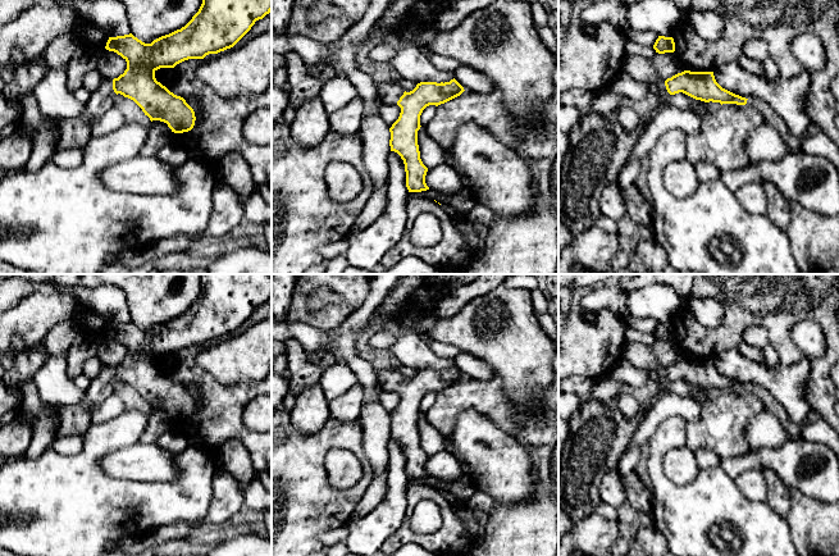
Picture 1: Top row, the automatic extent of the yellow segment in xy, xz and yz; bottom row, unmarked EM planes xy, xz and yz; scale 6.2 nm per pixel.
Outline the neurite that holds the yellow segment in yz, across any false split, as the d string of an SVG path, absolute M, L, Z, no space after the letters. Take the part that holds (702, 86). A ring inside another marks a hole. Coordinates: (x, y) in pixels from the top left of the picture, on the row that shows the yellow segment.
M684 70L657 83L657 95L664 106L669 106L666 99L670 95L683 92L705 102L720 102L745 105L745 97L722 88L715 79L713 72Z

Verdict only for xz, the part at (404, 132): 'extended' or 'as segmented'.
extended

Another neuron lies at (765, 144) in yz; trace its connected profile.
M762 124L748 135L745 152L749 161L775 161L792 150L784 136L775 128Z

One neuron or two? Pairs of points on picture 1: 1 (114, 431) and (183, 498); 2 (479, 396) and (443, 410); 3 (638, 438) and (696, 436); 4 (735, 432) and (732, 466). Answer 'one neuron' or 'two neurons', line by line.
1: one neuron
2: one neuron
3: two neurons
4: two neurons

